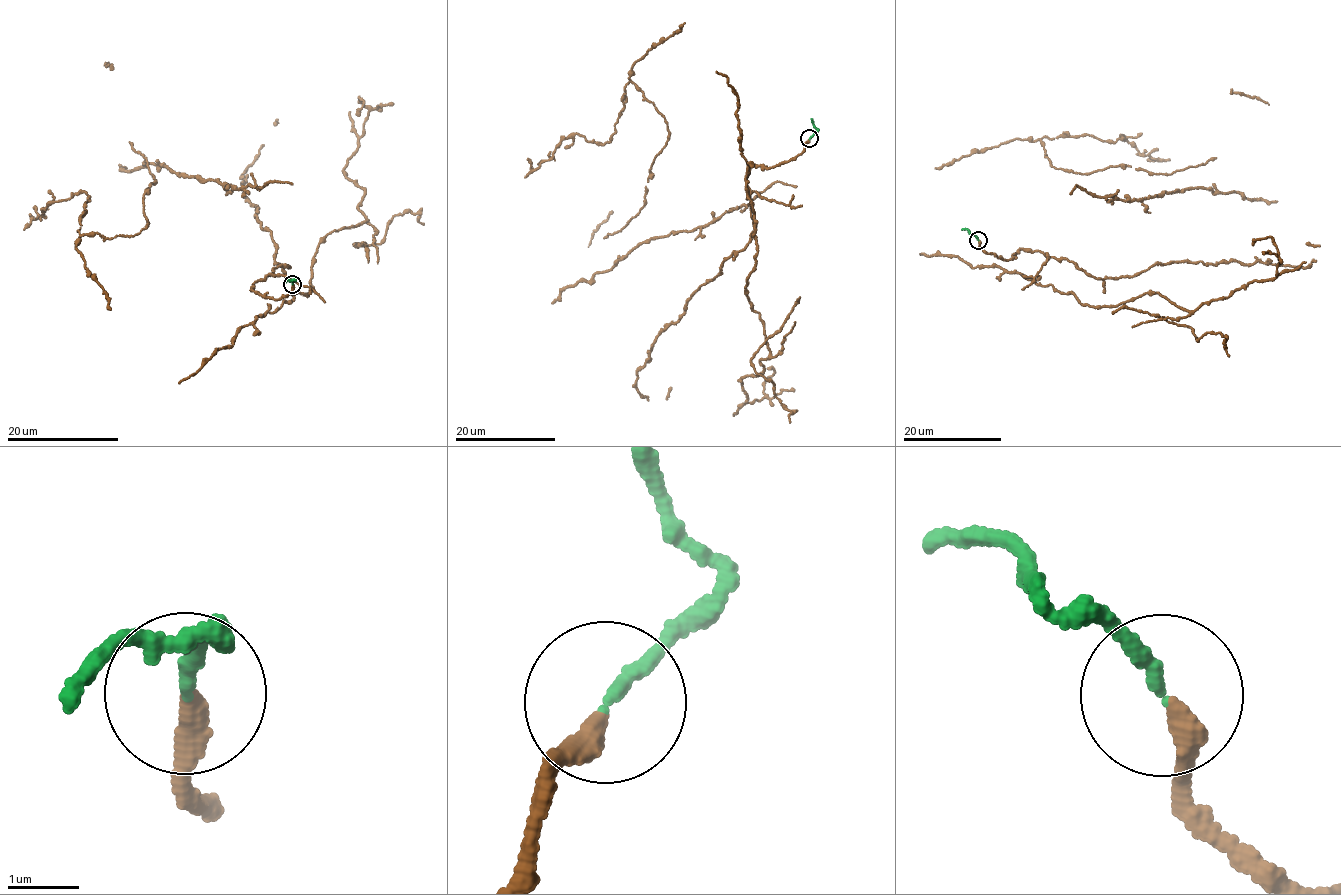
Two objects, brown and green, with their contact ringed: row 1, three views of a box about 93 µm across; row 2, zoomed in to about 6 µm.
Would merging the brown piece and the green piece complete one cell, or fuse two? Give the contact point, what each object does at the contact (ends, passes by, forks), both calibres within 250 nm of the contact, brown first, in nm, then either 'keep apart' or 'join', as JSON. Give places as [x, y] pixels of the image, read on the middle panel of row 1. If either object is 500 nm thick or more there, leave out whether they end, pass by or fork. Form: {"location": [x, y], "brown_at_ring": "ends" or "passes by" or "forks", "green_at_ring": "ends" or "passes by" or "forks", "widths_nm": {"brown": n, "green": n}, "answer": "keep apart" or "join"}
{"location": [809, 138], "brown_at_ring": "ends", "green_at_ring": "ends", "widths_nm": {"brown": 300, "green": 190}, "answer": "join"}

